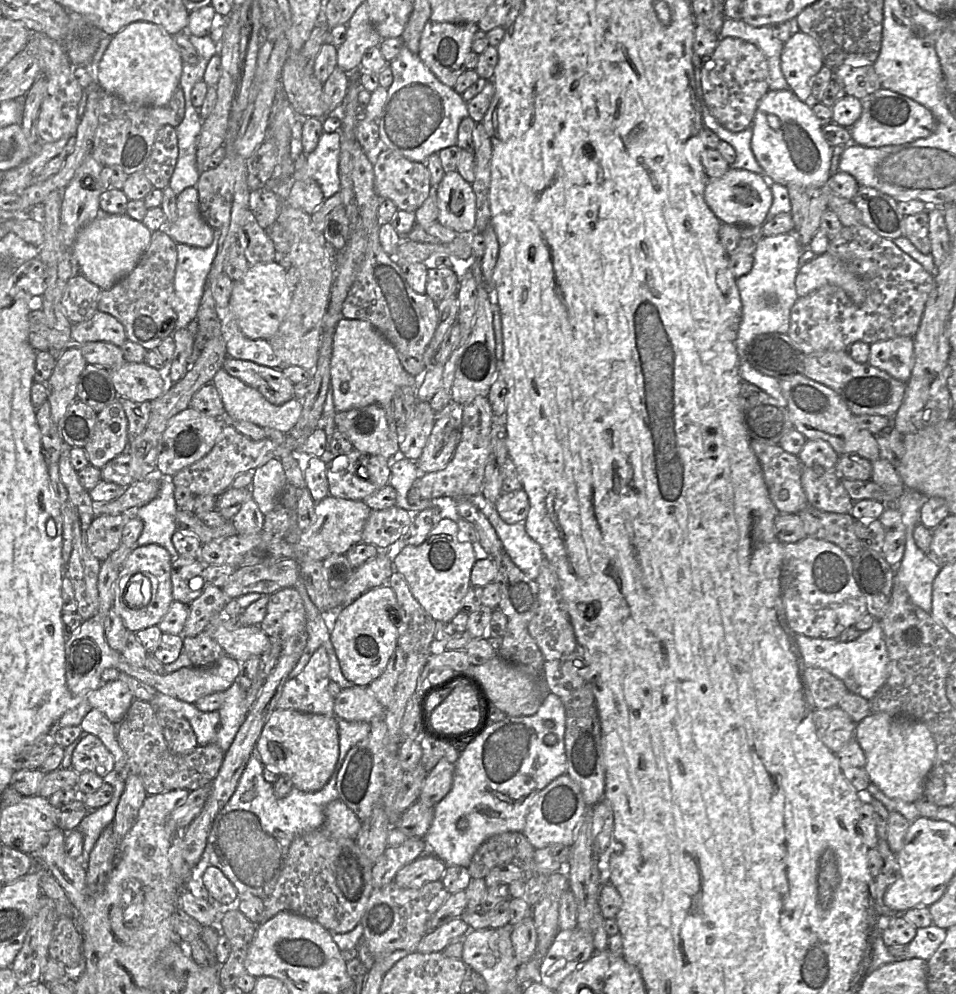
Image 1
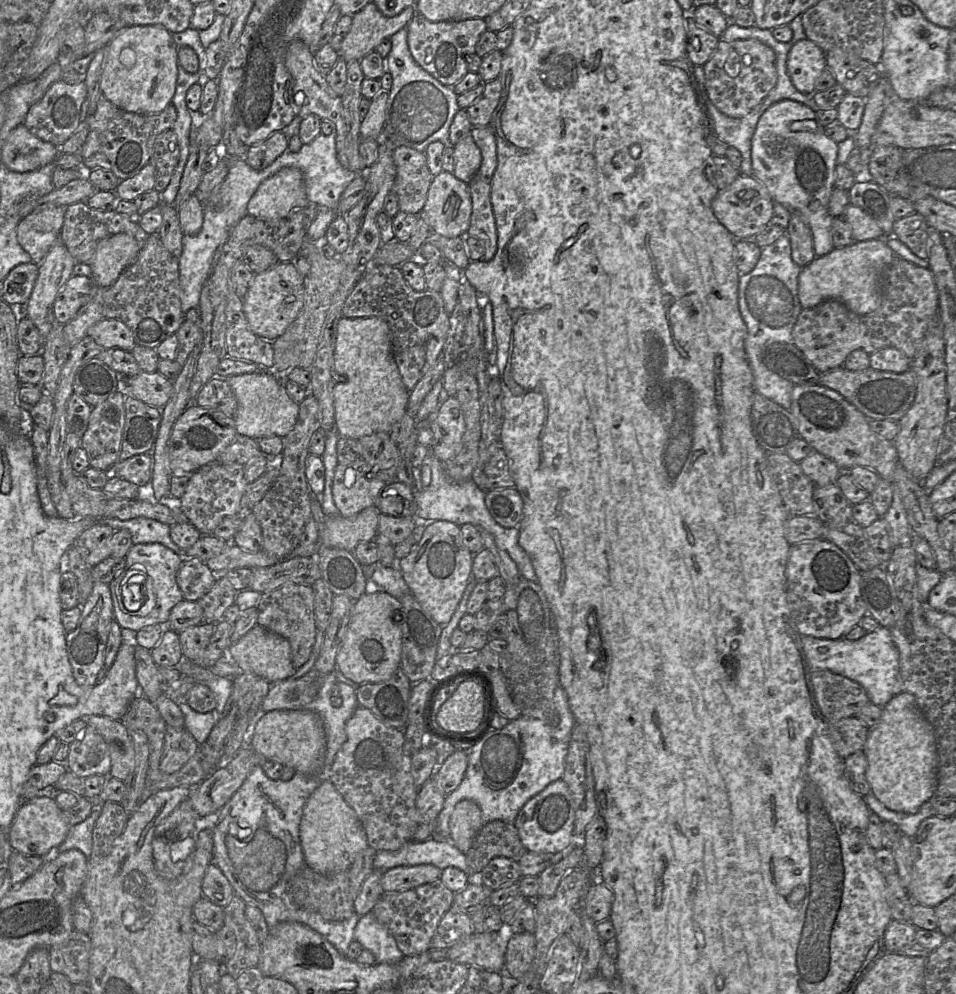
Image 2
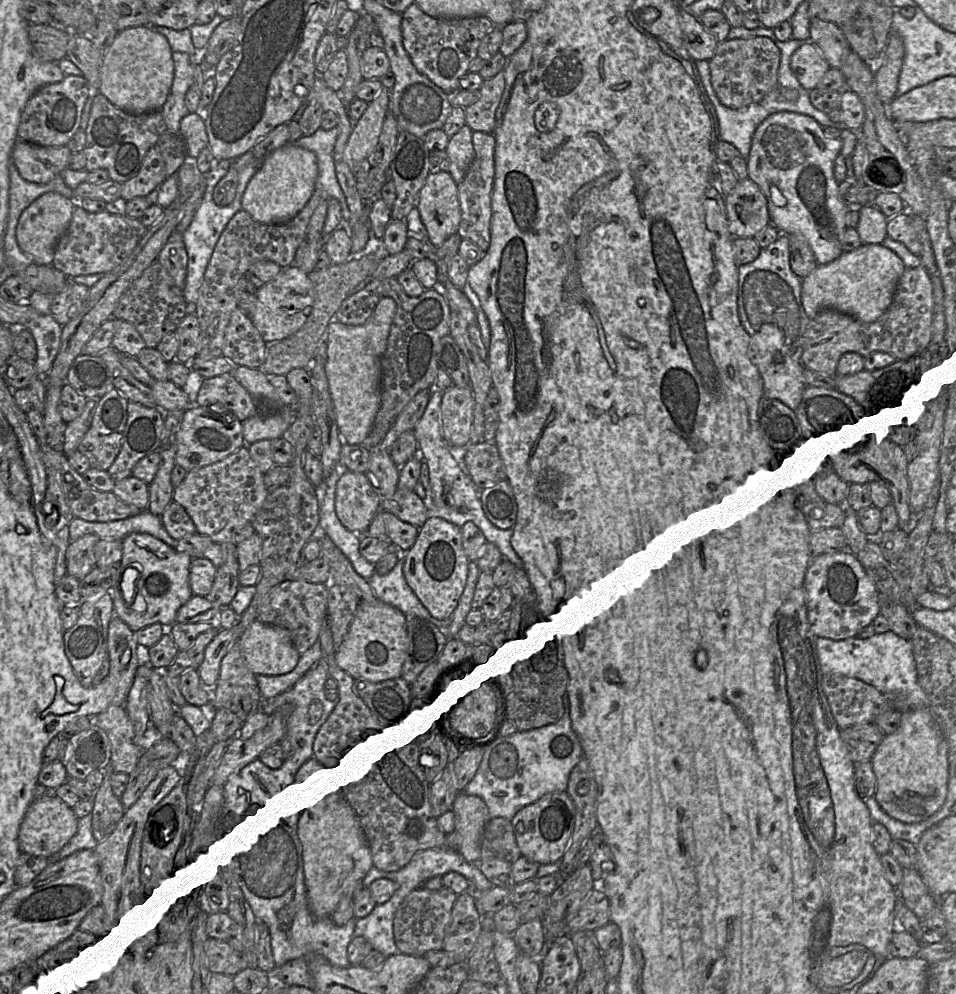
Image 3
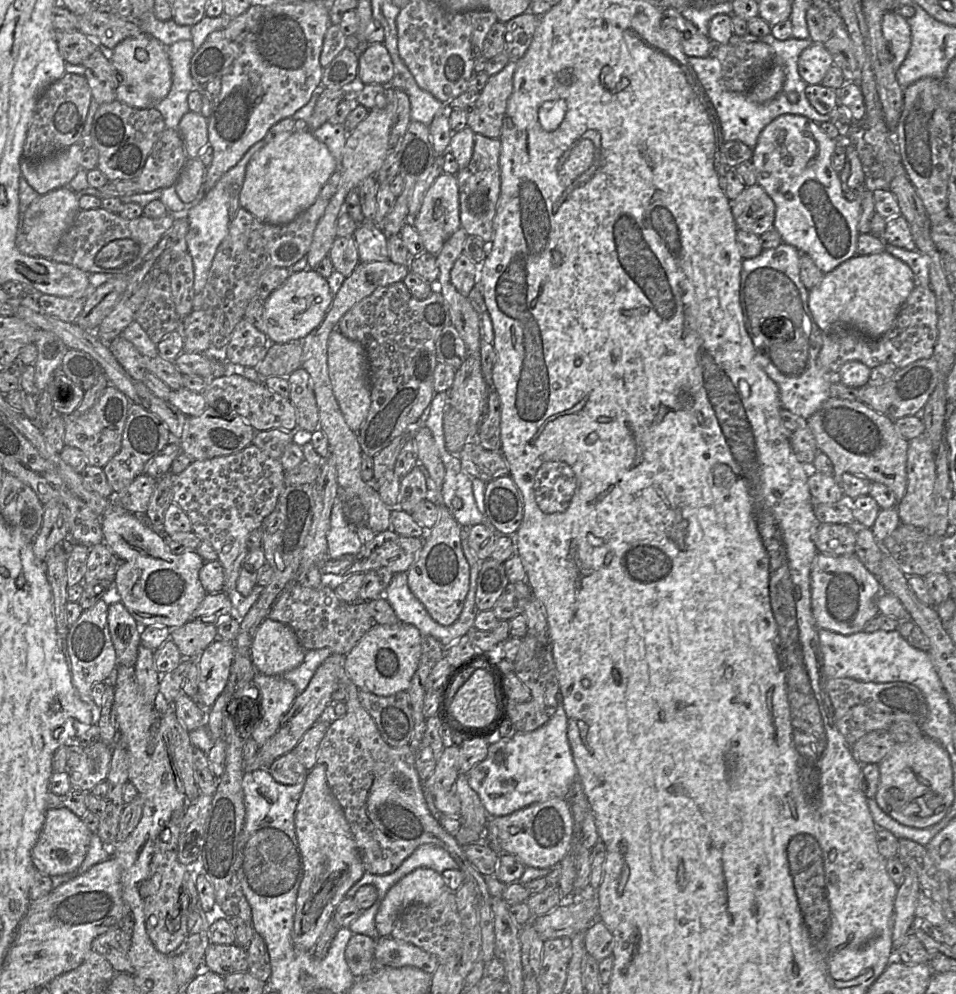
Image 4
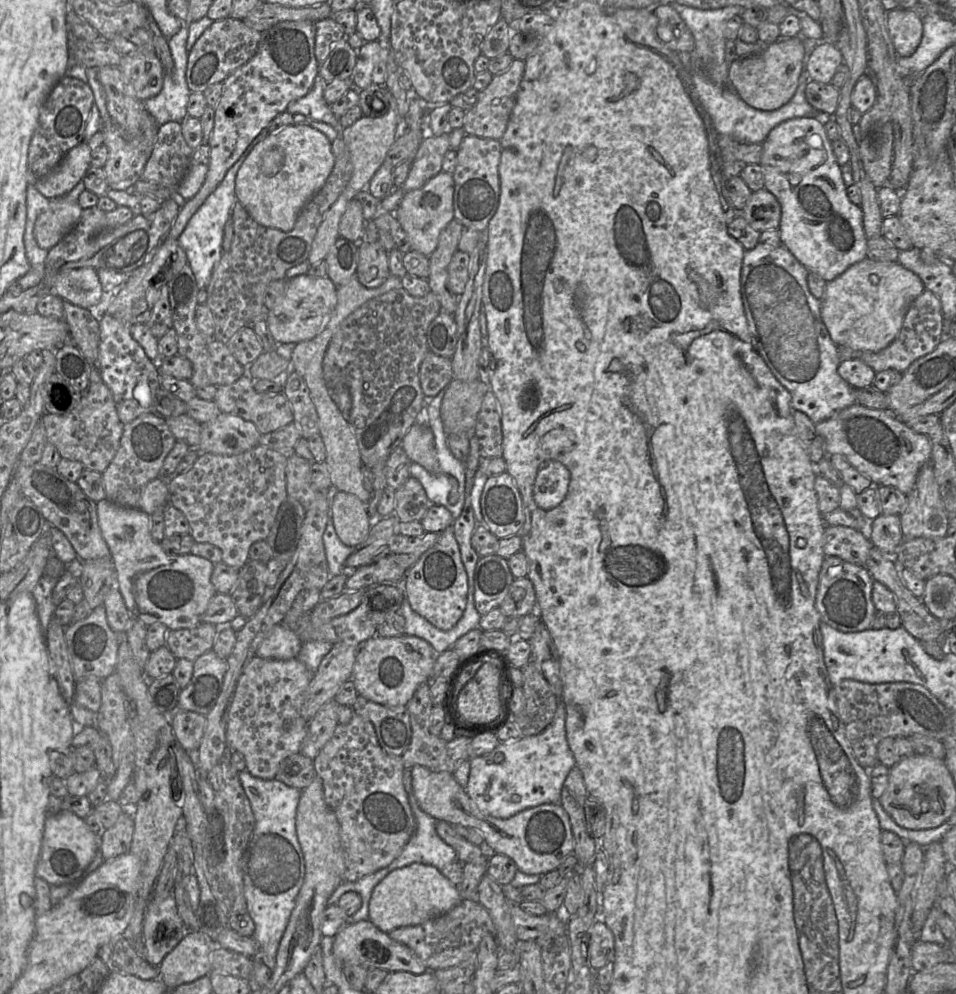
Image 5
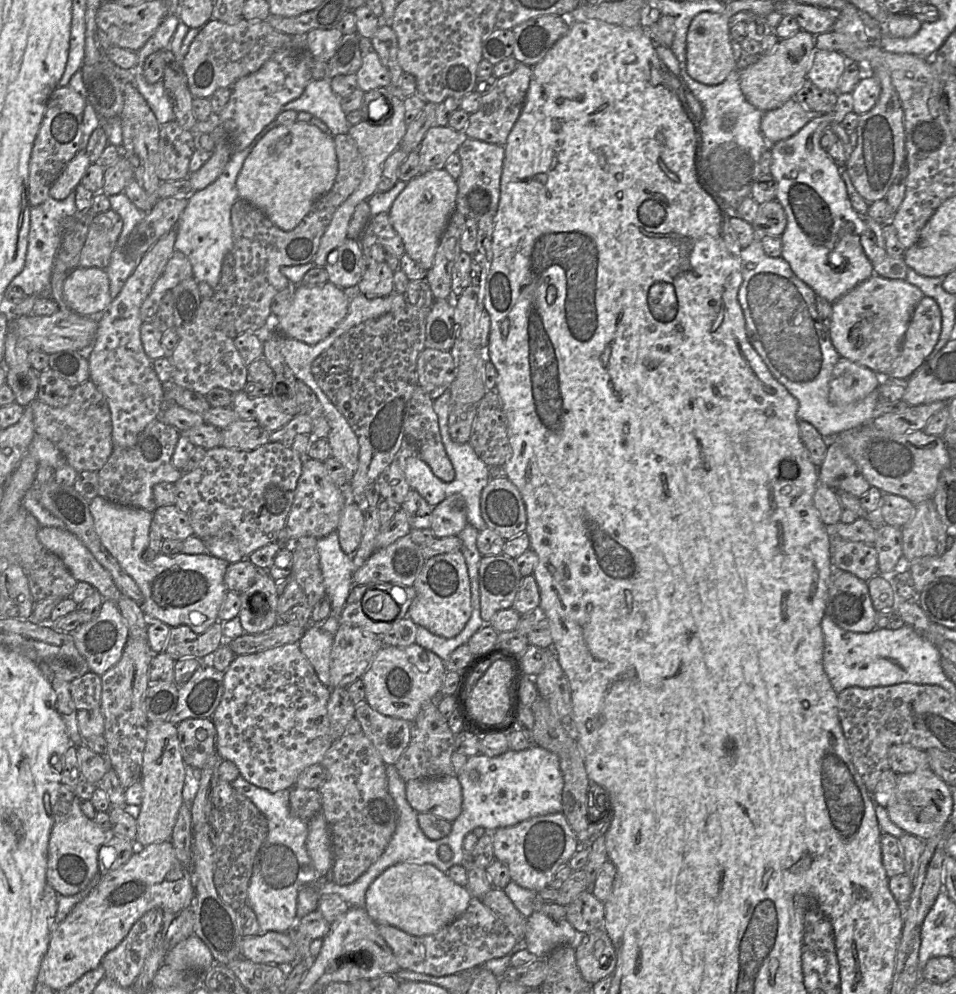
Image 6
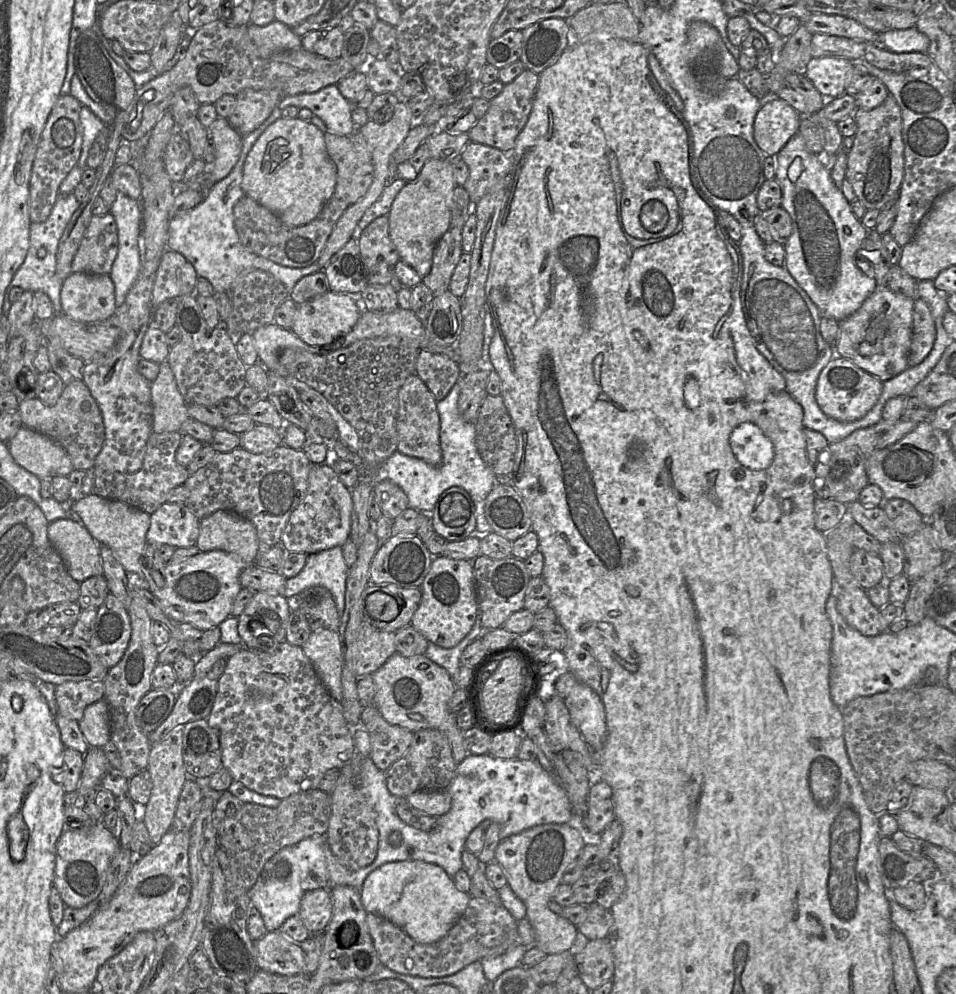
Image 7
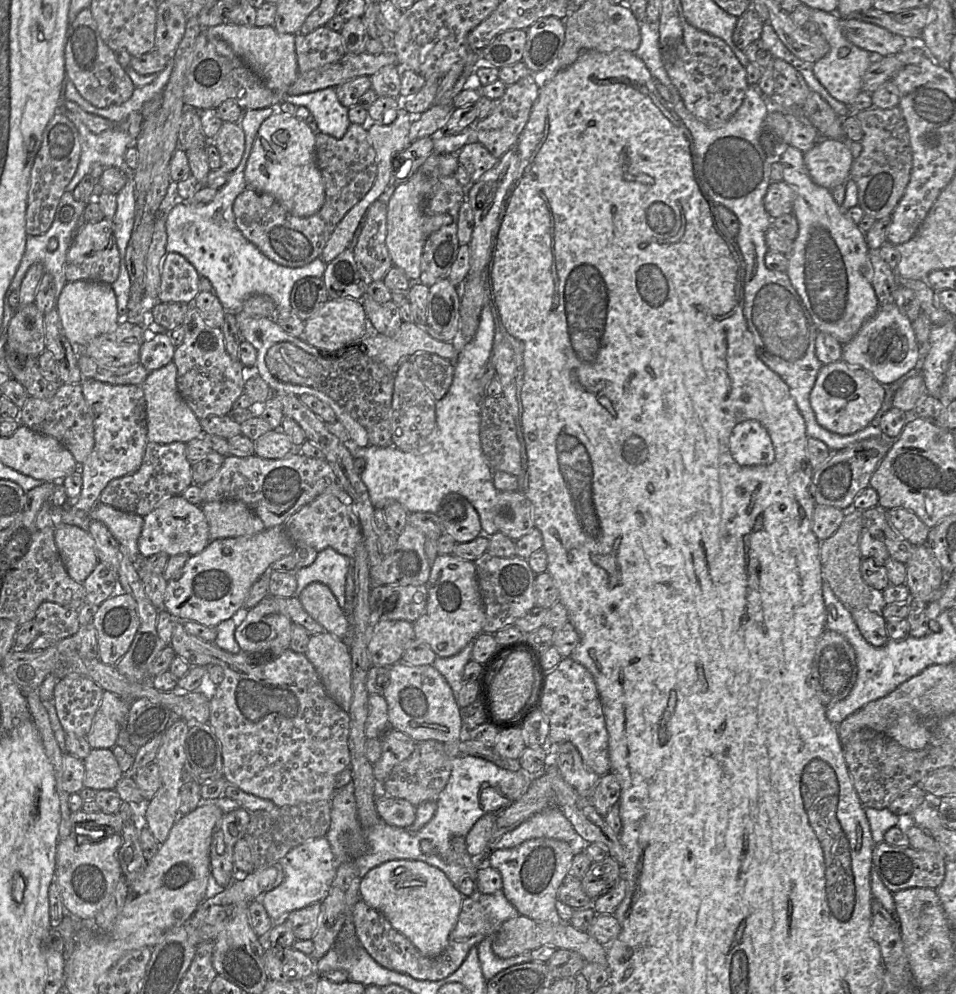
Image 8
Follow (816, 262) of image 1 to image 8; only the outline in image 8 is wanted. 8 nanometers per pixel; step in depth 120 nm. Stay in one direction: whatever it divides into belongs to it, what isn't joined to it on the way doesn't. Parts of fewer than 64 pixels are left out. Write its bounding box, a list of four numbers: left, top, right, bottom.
[842,303,920,386]

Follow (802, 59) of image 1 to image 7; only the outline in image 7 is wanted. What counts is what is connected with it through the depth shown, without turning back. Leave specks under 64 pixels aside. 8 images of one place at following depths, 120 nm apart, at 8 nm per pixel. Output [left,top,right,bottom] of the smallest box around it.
[805,58,854,99]

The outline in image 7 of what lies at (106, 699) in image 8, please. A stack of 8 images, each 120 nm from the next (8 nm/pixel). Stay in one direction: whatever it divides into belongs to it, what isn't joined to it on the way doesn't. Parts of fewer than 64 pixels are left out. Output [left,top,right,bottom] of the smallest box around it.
[78,698,112,748]

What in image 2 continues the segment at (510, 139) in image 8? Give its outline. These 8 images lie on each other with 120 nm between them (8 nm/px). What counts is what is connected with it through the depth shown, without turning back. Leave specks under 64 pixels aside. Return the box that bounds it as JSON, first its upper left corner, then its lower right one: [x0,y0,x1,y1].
[465,78,502,127]

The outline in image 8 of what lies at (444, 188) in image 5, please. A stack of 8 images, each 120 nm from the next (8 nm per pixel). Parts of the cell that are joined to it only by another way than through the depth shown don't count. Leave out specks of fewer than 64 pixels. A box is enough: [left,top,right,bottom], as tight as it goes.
[386,154,458,281]

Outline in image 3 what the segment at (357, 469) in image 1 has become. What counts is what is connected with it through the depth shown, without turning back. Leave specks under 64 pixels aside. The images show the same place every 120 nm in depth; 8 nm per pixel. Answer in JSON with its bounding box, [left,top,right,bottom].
[335,470,382,533]

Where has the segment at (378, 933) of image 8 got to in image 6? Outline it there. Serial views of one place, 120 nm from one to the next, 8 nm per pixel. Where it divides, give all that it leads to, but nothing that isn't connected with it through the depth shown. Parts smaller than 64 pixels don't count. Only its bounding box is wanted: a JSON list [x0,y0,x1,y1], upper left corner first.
[377,897,518,977]

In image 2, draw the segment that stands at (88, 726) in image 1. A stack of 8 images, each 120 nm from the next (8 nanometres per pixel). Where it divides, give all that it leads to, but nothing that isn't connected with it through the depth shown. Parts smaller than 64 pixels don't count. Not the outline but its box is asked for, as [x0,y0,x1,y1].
[86,715,135,781]

